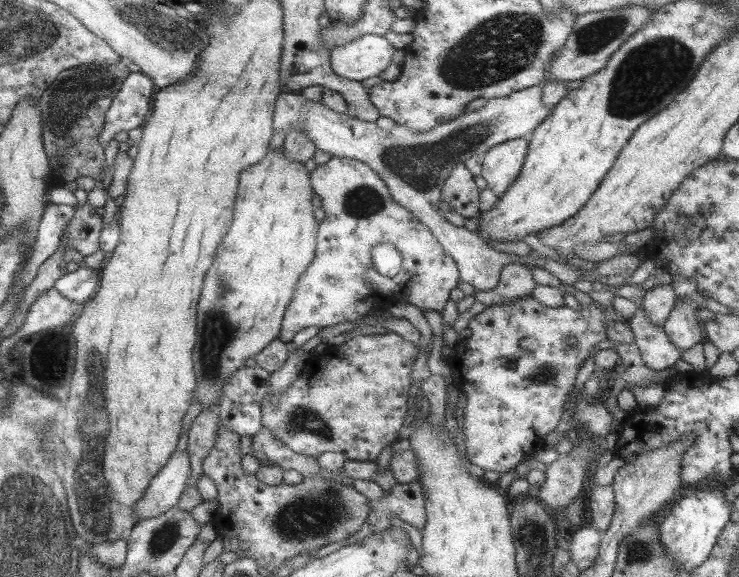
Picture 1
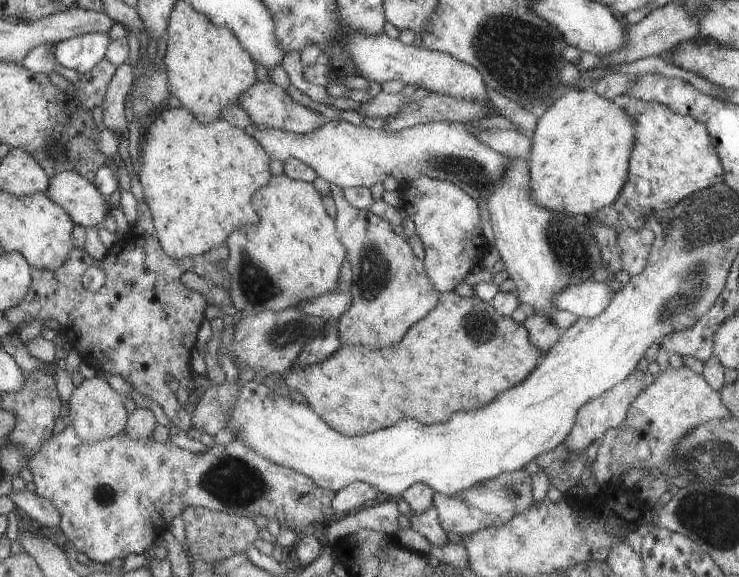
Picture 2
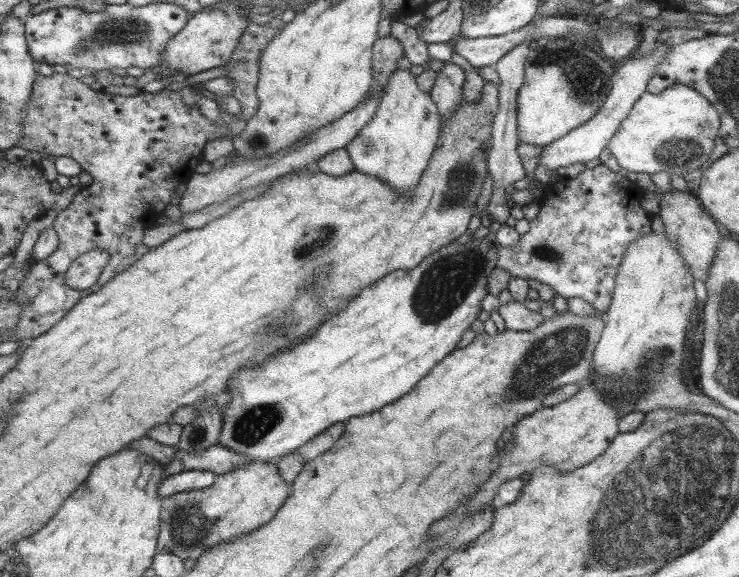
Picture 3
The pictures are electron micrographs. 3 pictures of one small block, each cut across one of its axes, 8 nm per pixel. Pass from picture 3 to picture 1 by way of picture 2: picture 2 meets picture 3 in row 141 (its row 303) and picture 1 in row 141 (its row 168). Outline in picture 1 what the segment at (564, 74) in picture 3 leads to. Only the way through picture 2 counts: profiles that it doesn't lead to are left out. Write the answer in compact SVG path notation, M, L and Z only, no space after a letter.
M522 138L506 141L485 152L481 157L480 176L485 180L486 188L501 198L507 192L526 161L527 142Z

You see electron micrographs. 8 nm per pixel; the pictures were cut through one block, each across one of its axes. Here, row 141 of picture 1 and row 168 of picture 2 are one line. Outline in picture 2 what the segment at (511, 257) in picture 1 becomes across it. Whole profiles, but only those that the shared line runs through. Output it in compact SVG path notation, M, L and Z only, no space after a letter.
M326 120L321 127L306 134L255 126L251 126L246 131L257 143L261 144L271 160L280 163L285 163L288 159L299 160L304 166L310 167L318 178L341 190L348 187L369 188L376 182L383 183L384 178L389 175L400 185L424 175L431 179L449 182L465 192L476 204L487 205L496 185L506 174L506 167L512 164L510 156L500 154L486 146L475 135L470 134L463 123L436 121L414 125L399 131L386 132L382 129L367 128L365 125L353 126L343 120Z

